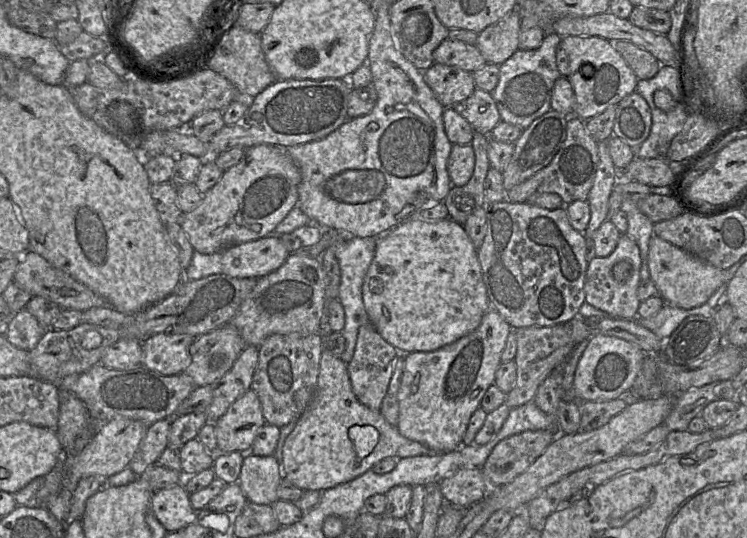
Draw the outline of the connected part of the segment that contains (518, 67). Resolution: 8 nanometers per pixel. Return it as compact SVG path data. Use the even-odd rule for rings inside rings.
M546 33L541 45L533 50L517 50L499 65L499 80L492 95L501 121L526 129L535 119L551 109L551 95L555 81L561 76L556 65L556 50L562 37Z

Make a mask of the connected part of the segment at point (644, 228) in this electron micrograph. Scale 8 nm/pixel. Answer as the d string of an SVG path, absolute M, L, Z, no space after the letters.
M623 198L621 210L627 215L628 229L626 233L635 241L640 250L641 270L640 277L642 281L650 279L648 270L648 251L649 241L653 236L654 223L644 215L637 207L637 201Z

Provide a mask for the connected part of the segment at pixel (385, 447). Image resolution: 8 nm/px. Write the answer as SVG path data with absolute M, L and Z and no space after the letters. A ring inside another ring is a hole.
M326 310L320 321L323 349L316 389L282 449L283 477L303 491L323 492L351 481L387 457L401 459L438 454L402 436L379 410L372 410L359 402L352 390L347 364L324 348L324 340L332 332Z

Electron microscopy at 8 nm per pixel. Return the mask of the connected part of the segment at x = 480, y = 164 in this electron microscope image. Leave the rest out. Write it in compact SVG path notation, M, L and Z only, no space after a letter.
M474 131L471 146L475 154L474 172L463 186L453 186L443 200L450 219L463 225L474 210L485 205L484 181L490 168L487 154L489 135Z

